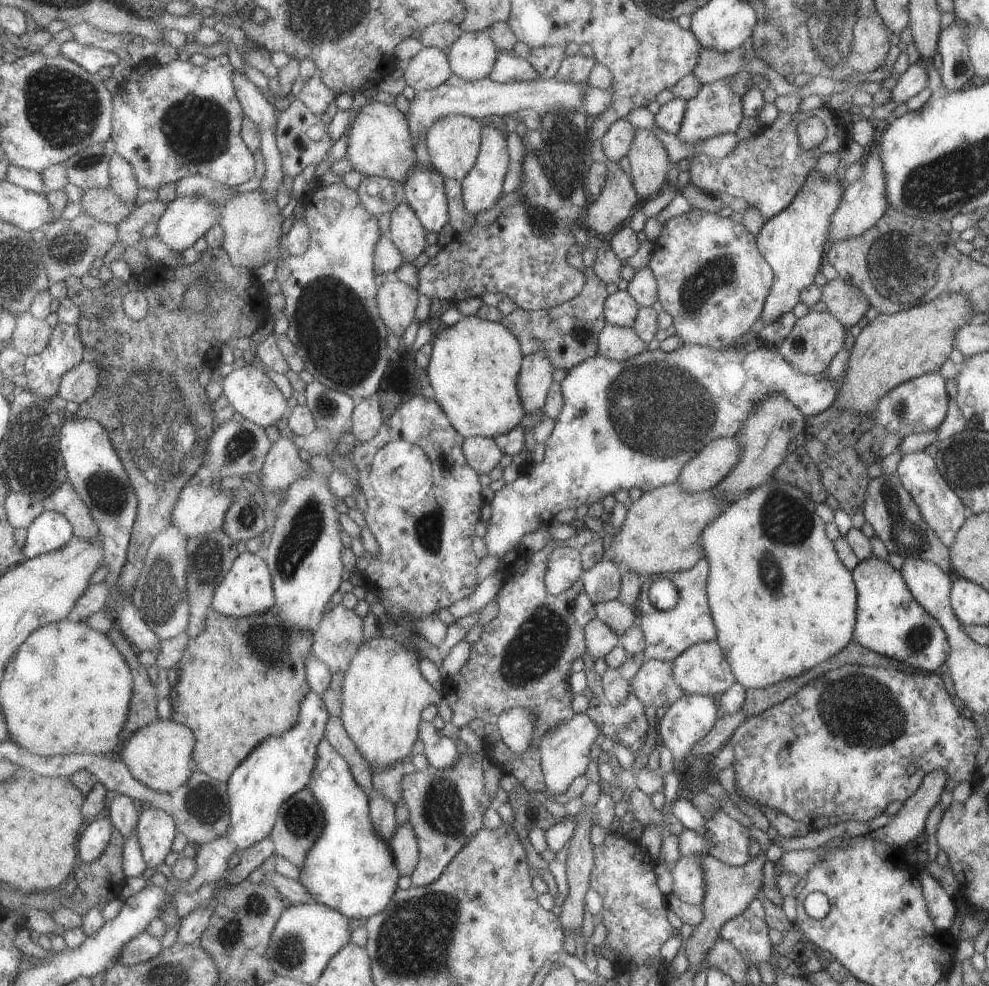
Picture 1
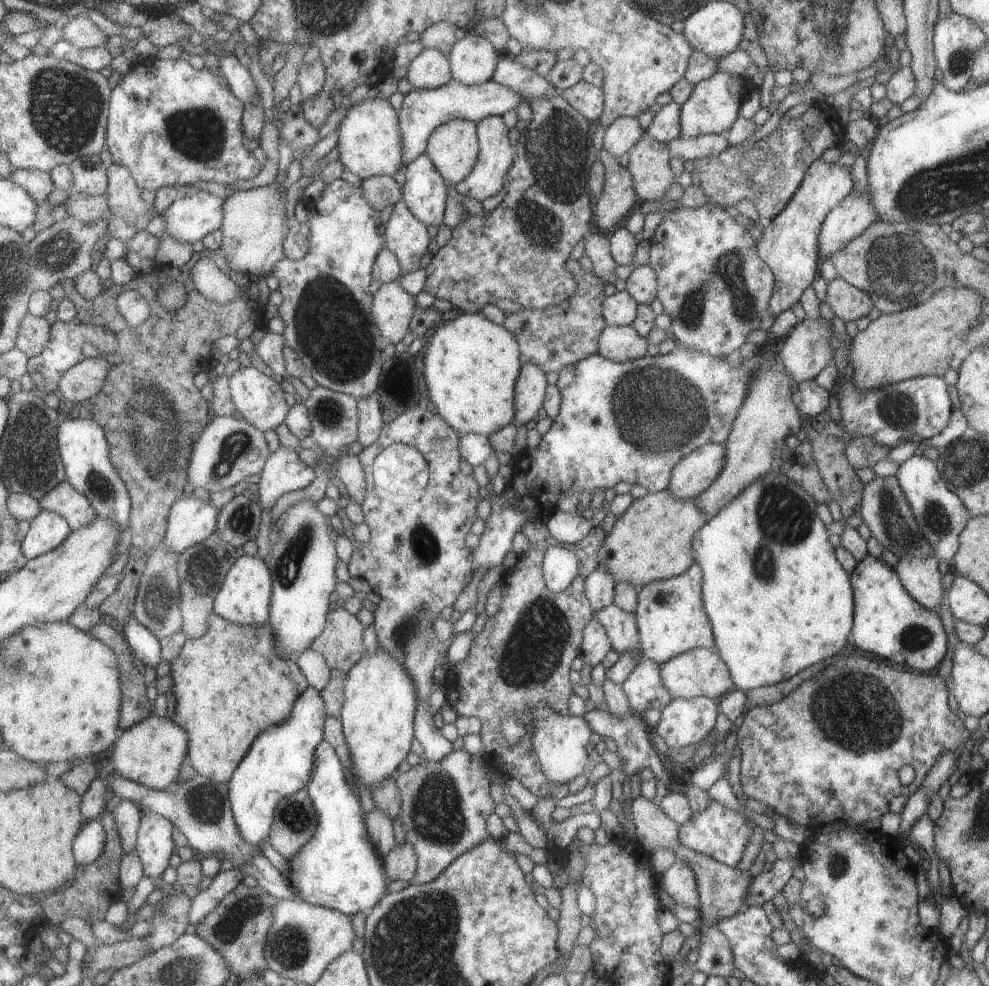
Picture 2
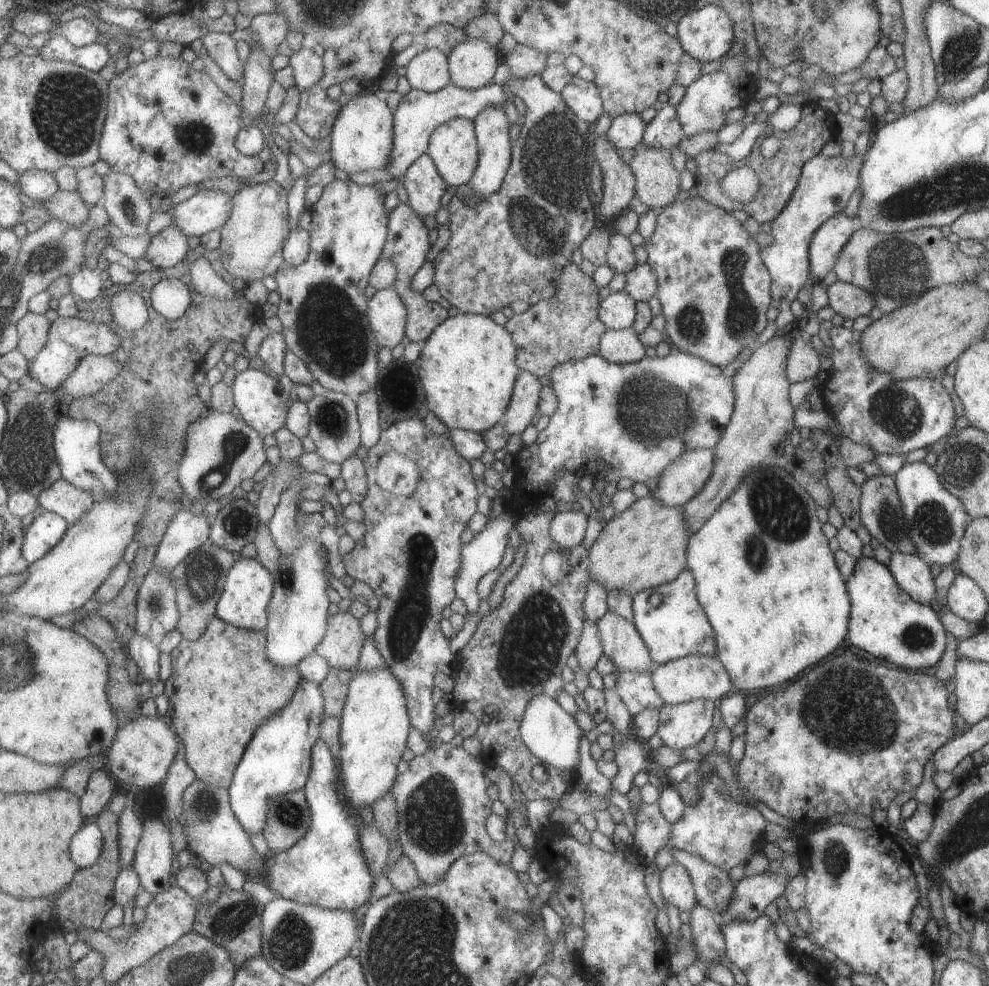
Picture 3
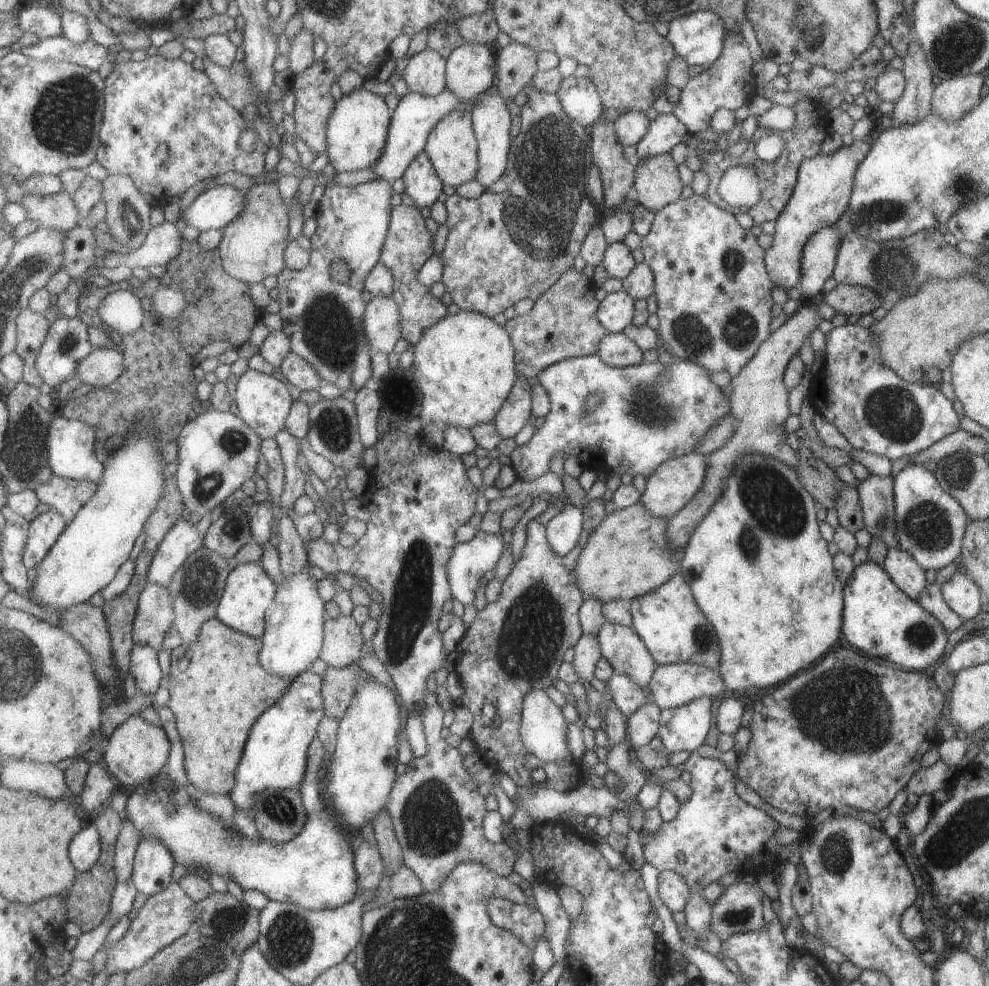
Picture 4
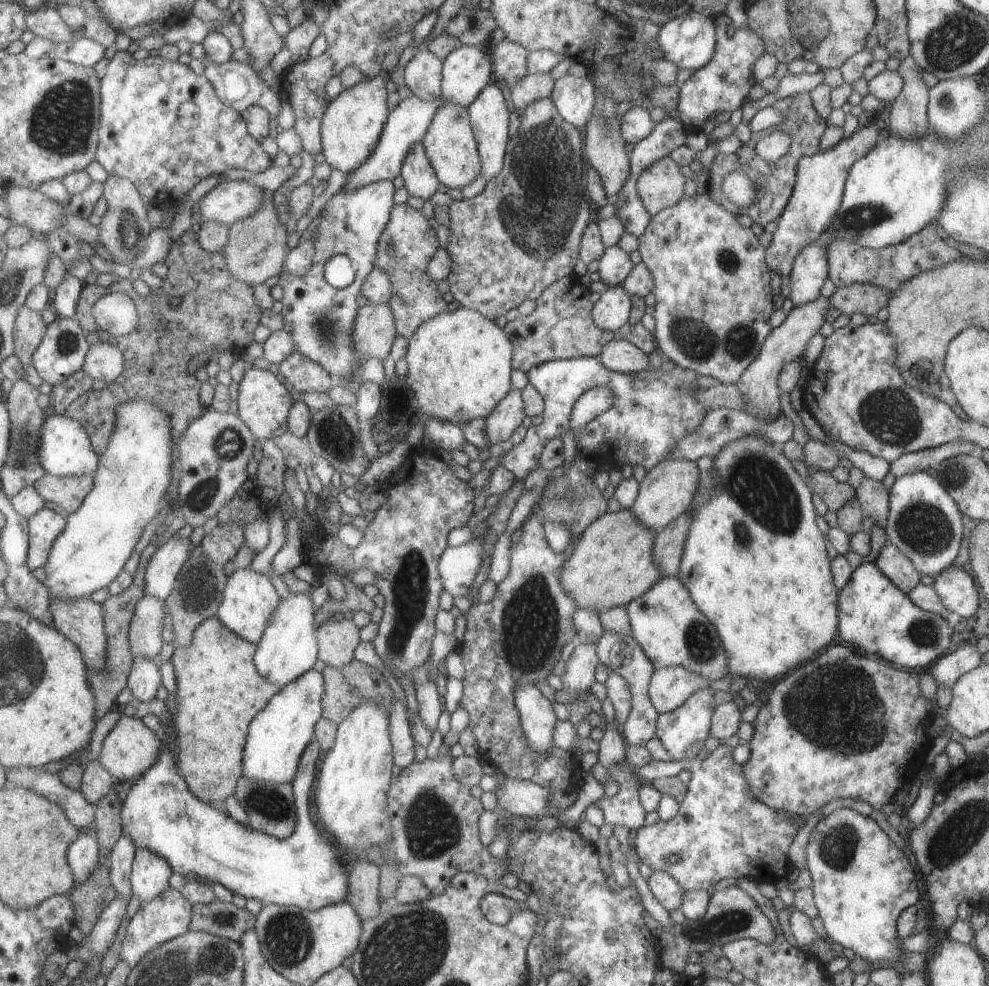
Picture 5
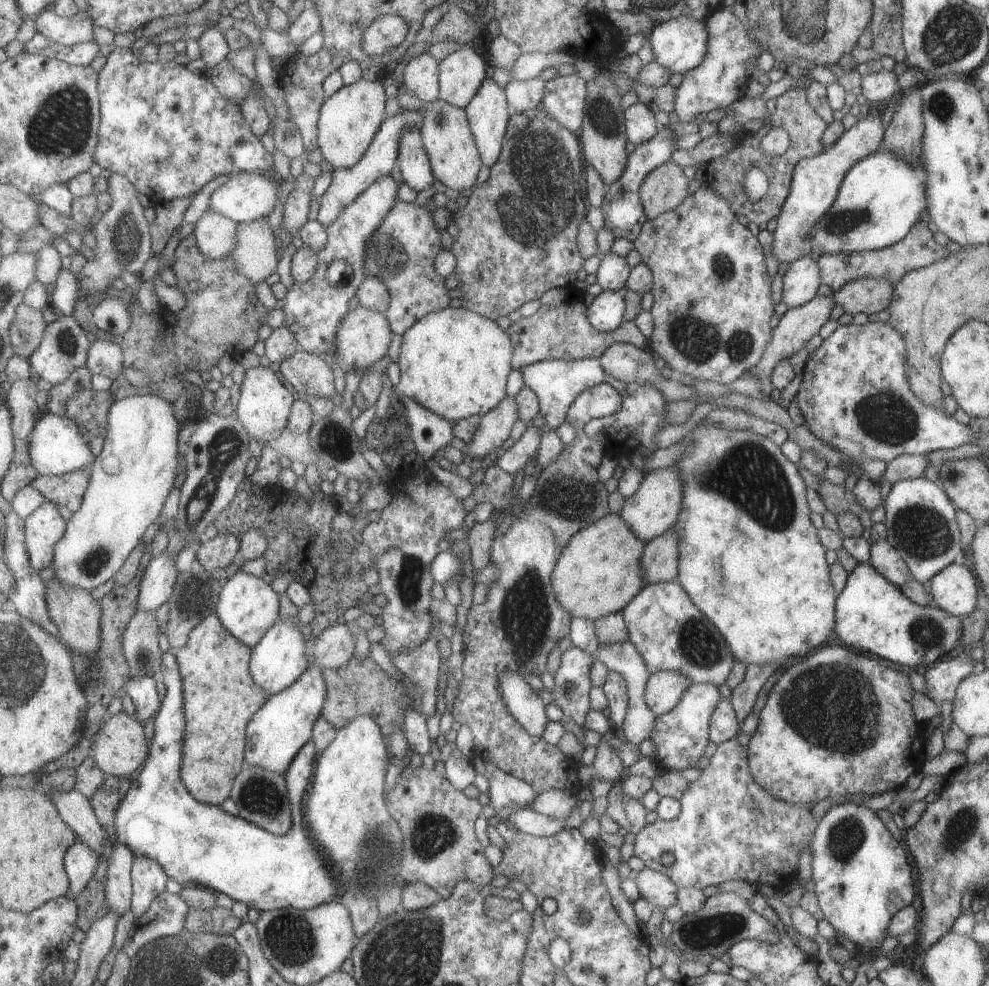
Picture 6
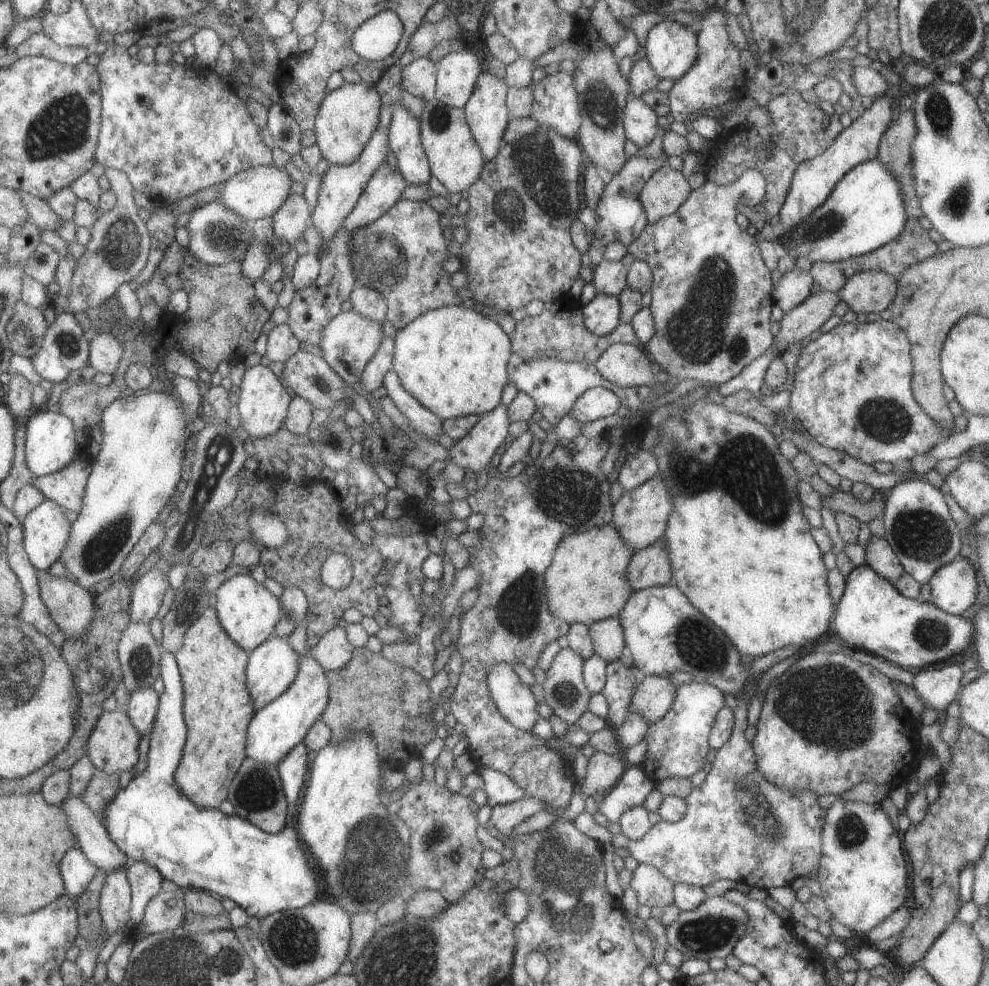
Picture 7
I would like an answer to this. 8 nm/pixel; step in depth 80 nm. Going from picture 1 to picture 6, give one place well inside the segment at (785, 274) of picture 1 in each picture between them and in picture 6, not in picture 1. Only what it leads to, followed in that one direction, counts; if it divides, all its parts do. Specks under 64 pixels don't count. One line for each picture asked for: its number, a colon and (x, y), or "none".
2: (788, 245)
3: (824, 186)
4: (824, 182)
5: (819, 179)
6: (814, 183)

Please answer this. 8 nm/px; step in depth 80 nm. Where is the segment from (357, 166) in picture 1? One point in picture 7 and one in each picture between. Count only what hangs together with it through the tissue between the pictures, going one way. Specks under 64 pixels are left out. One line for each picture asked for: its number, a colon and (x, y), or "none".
2: (370, 142)
3: (362, 139)
4: (358, 131)
5: (354, 121)
6: (350, 118)
7: (349, 116)

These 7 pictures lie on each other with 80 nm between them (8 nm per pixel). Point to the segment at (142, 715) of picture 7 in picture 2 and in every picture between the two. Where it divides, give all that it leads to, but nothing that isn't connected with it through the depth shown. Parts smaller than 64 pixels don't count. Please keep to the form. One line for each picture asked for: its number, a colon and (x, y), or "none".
2: (146, 646)
3: (145, 653)
4: (146, 672)
5: (145, 679)
6: (142, 690)

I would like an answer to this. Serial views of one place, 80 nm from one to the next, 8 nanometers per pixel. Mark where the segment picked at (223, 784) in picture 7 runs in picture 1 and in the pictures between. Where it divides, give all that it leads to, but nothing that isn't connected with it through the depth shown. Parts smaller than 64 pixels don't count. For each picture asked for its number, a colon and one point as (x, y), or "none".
1: (242, 680)
2: (230, 686)
3: (223, 687)
4: (219, 688)
5: (220, 691)
6: (221, 695)

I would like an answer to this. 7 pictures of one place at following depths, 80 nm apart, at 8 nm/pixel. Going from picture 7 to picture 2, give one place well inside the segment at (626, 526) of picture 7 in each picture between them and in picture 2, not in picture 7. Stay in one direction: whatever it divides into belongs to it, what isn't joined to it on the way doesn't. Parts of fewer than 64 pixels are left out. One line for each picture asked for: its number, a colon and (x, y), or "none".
2: (692, 474)
3: (685, 476)
4: (676, 481)
5: (665, 492)
6: (652, 509)

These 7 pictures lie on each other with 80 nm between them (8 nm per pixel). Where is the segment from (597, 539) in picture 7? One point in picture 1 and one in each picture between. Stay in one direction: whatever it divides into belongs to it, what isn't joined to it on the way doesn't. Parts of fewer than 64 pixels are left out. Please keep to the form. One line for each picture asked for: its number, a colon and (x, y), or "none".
1: (660, 533)
2: (651, 540)
3: (644, 546)
4: (628, 555)
5: (610, 564)
6: (598, 573)

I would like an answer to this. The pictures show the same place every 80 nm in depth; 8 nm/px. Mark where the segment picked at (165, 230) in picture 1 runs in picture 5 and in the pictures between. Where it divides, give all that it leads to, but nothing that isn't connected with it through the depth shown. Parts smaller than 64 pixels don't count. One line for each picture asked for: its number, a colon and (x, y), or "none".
2: (192, 218)
3: (208, 210)
4: (217, 207)
5: (228, 202)

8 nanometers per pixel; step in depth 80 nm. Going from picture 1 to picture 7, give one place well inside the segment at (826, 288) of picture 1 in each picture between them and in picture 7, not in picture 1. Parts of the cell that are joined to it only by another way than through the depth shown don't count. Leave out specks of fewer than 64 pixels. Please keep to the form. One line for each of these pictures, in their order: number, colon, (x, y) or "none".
2: (847, 303)
3: (847, 301)
4: (858, 301)
5: (866, 298)
6: (866, 294)
7: (867, 291)

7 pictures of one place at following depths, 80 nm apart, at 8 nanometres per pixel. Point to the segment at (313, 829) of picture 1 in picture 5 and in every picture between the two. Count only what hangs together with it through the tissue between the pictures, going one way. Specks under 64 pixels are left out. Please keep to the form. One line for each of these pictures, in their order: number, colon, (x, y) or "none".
2: (296, 822)
3: (290, 818)
4: (280, 816)
5: (270, 806)

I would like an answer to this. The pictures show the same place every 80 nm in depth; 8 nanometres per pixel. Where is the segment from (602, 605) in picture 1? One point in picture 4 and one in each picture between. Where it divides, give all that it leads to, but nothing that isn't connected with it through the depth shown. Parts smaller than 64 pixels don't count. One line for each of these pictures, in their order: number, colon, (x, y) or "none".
2: (620, 625)
3: (621, 643)
4: (619, 645)

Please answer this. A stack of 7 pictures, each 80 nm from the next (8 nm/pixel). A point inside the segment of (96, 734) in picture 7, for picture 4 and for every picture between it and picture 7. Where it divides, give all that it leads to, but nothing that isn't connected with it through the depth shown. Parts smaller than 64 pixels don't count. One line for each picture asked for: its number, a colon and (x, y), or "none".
4: (137, 751)
5: (130, 748)
6: (121, 748)

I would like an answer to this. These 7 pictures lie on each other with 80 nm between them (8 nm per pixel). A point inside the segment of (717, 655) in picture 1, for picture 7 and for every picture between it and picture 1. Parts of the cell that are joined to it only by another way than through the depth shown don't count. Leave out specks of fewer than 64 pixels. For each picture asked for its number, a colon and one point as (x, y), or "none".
2: (698, 672)
3: (696, 676)
4: (671, 685)
5: (668, 687)
6: (662, 690)
7: (652, 697)

